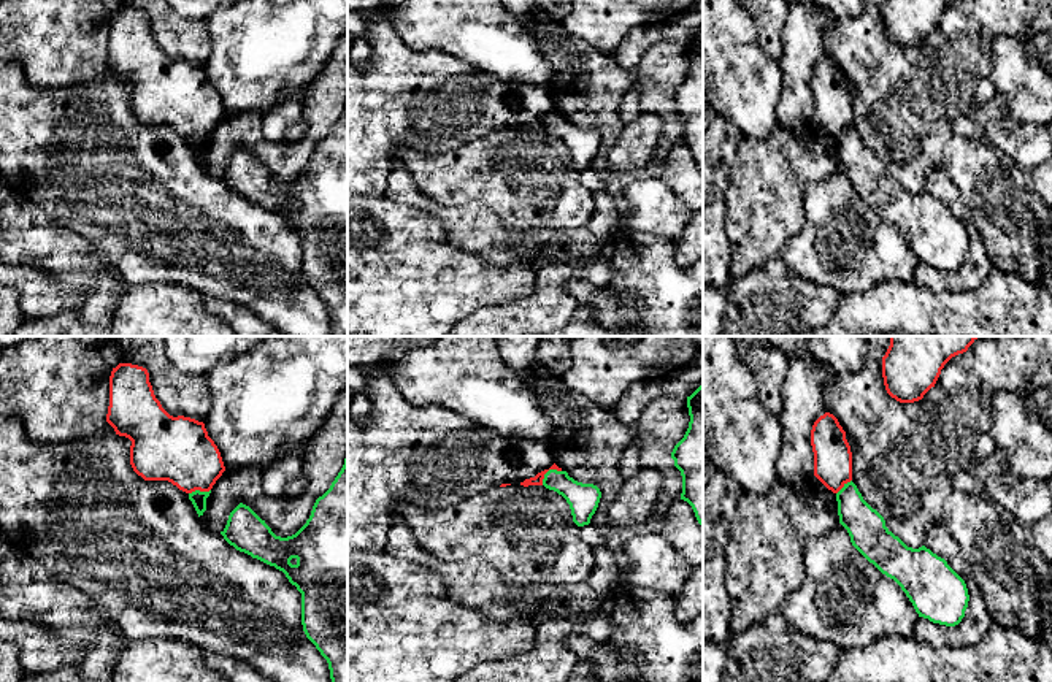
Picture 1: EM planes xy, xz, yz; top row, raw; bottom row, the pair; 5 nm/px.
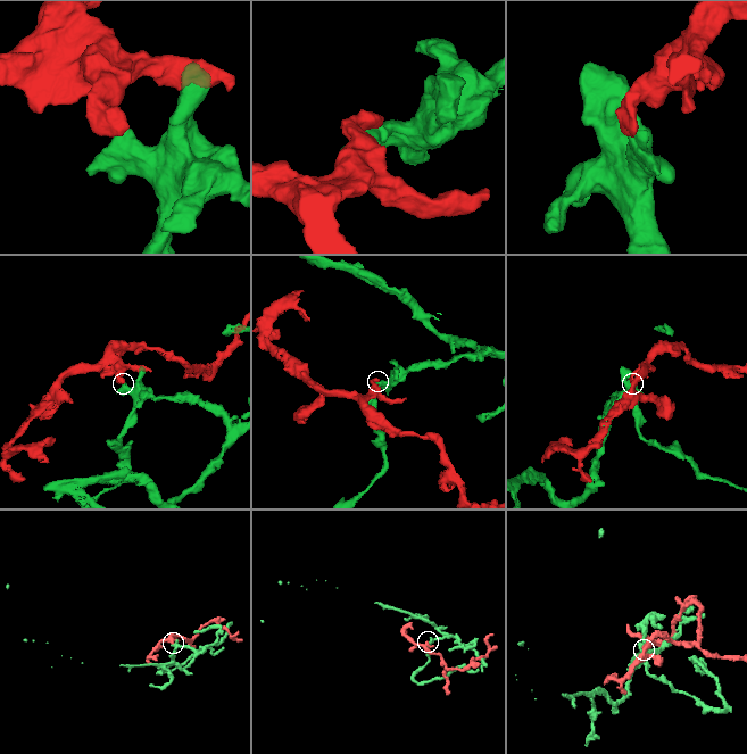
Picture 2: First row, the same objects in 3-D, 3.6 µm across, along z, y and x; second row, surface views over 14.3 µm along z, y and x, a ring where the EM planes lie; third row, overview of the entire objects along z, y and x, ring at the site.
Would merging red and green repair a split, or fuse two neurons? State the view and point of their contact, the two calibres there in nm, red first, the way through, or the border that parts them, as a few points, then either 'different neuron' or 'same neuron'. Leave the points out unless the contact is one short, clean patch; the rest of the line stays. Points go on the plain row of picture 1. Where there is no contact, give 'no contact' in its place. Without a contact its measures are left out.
meets red in xz at (548, 114); 50 nm thick on the red side, 160 nm on the other; border along xz (560, 114), (549, 114), (541, 129); different neuron

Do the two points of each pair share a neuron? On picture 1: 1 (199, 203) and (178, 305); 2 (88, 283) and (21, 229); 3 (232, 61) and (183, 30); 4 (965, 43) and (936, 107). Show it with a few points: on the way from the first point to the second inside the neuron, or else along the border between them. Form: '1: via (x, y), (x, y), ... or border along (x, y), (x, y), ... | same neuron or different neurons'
1: border along (145, 283), (180, 283), (197, 292) | different neurons
2: via (72, 267), (51, 246), (37, 240) | same neuron
3: border along (203, 19), (210, 37), (210, 54), (203, 67) | different neurons
4: via (952, 59), (936, 80), (936, 91) | same neuron

